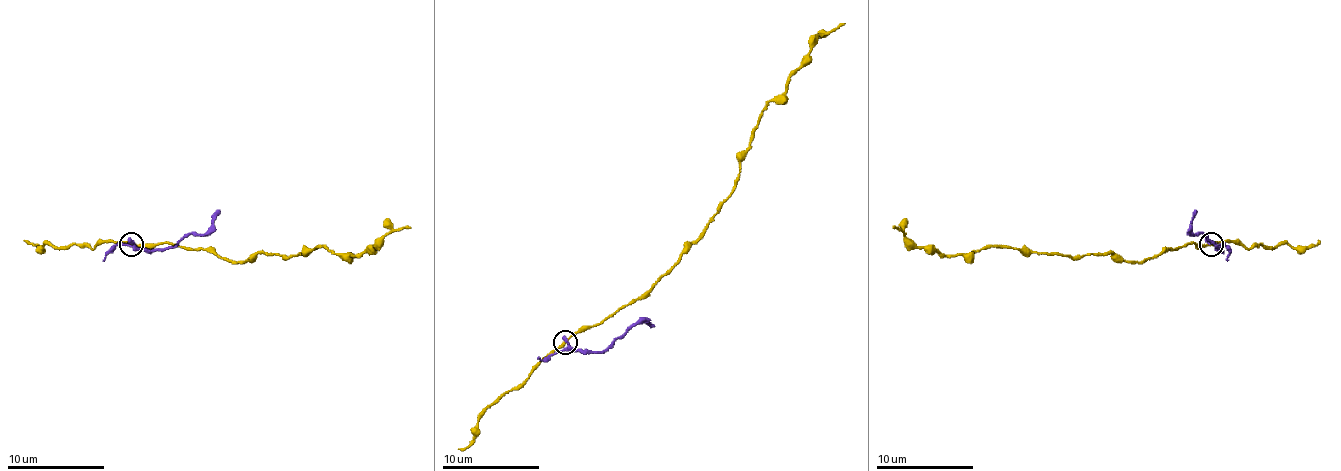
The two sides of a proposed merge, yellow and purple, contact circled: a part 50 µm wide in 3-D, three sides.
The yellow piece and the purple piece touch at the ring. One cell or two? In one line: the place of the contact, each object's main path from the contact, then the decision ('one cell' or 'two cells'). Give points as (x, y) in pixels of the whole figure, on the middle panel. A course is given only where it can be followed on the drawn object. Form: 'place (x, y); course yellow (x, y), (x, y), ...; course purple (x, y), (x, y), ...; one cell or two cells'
place (565, 342); course yellow (566, 341), (639, 300), (678, 261), (731, 193), (738, 156), (763, 108), (785, 91), (809, 47), (845, 23); course purple (566, 341), (573, 348), (605, 351), (641, 322), (653, 326); two cells

